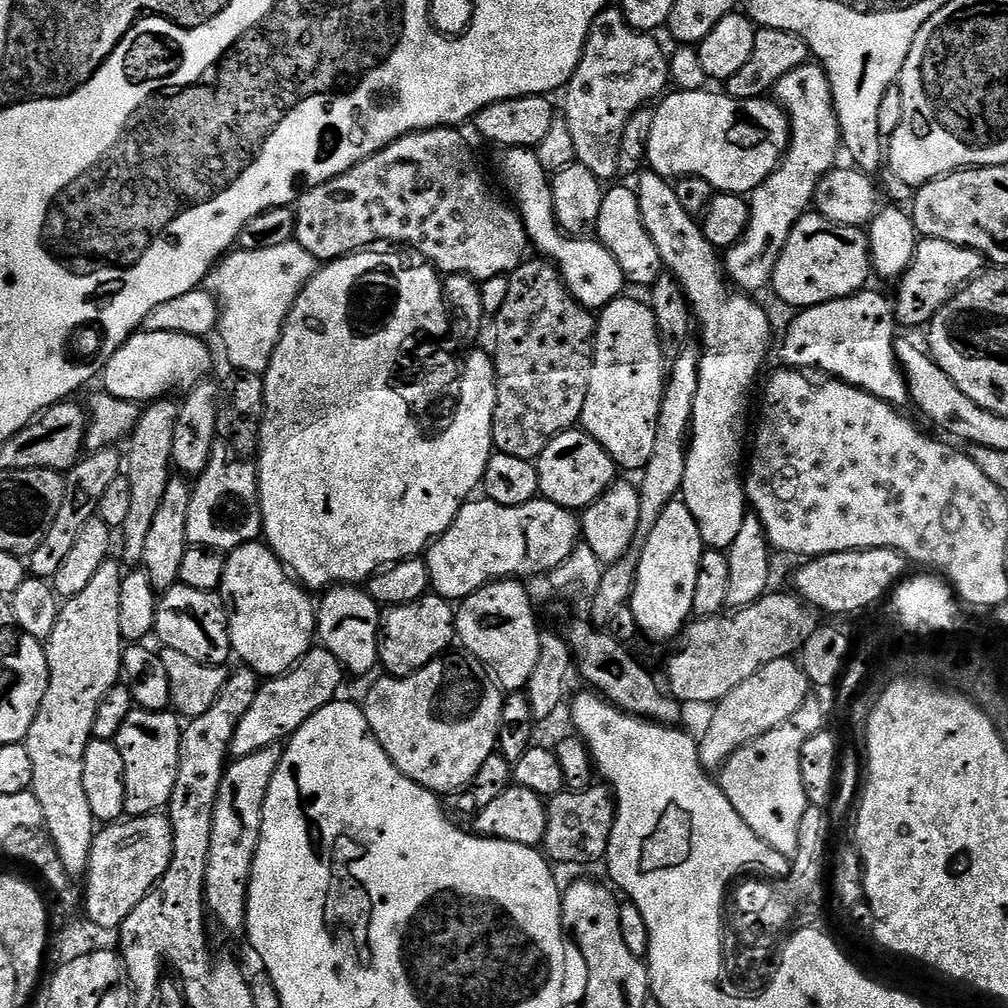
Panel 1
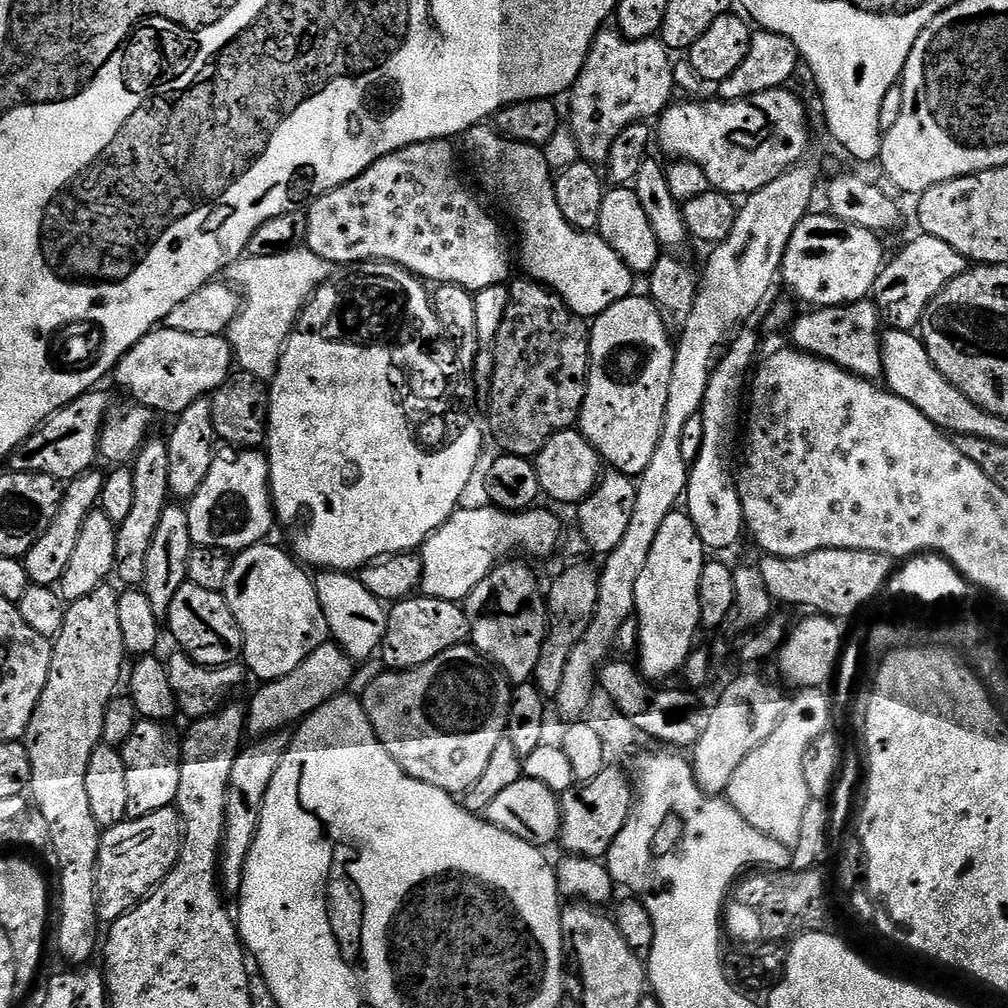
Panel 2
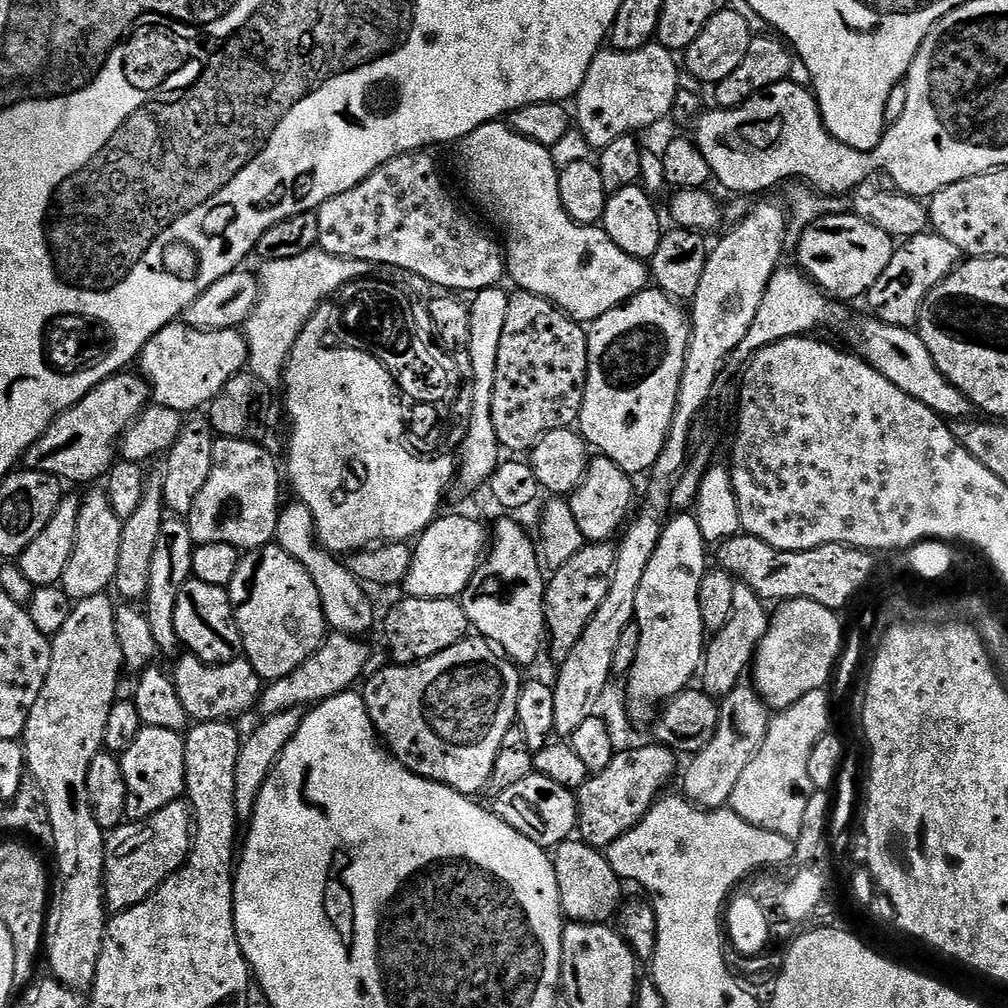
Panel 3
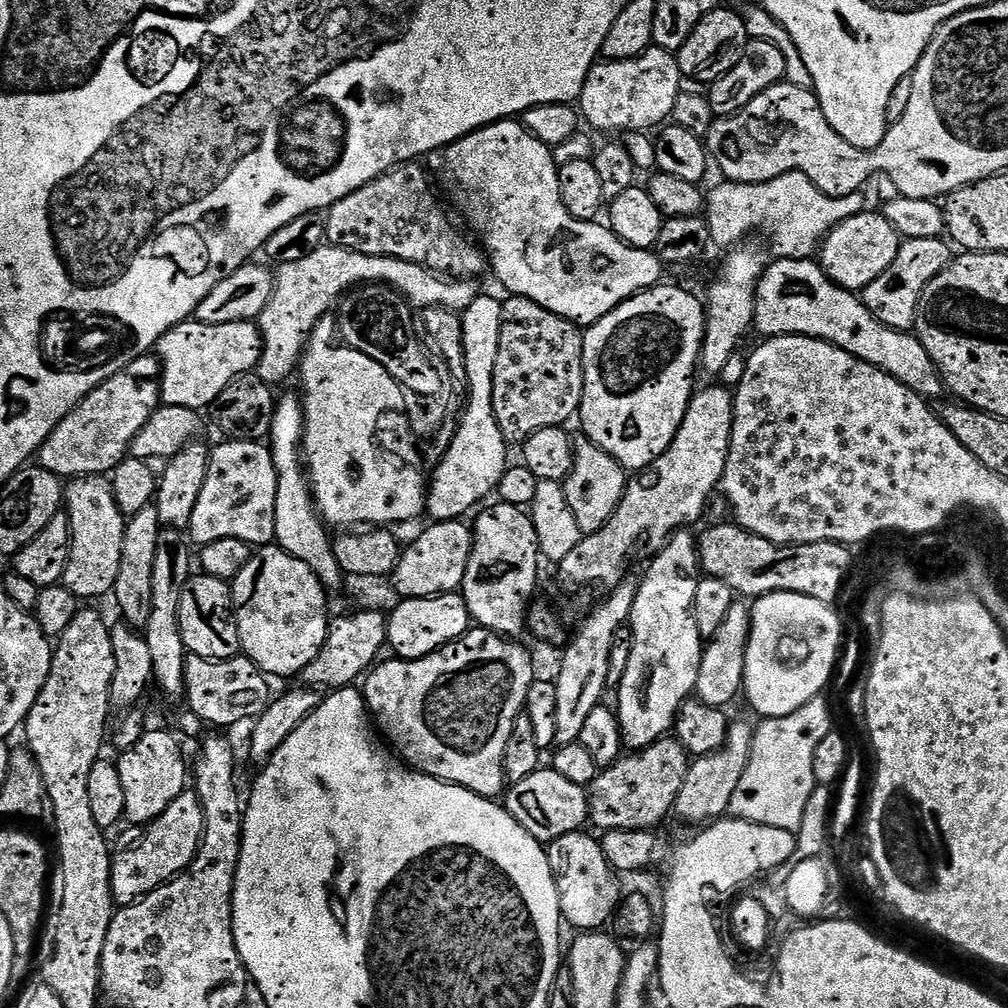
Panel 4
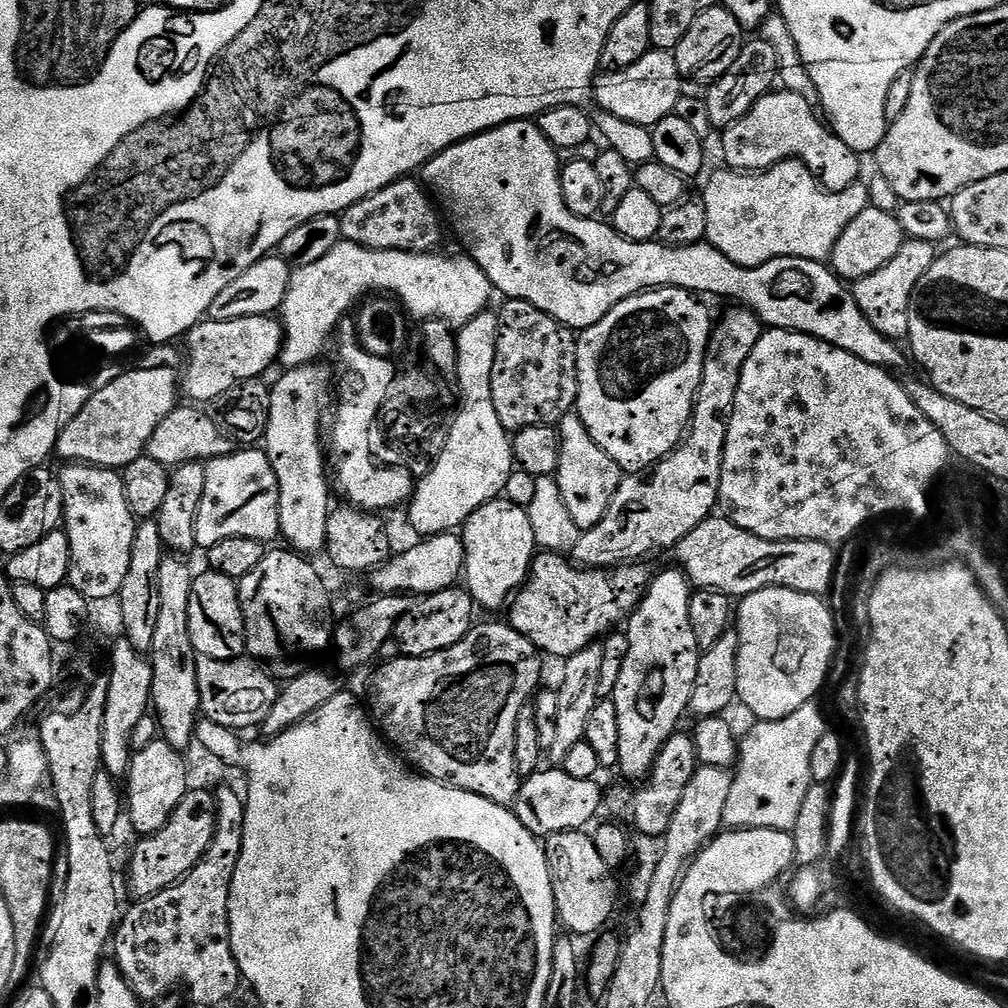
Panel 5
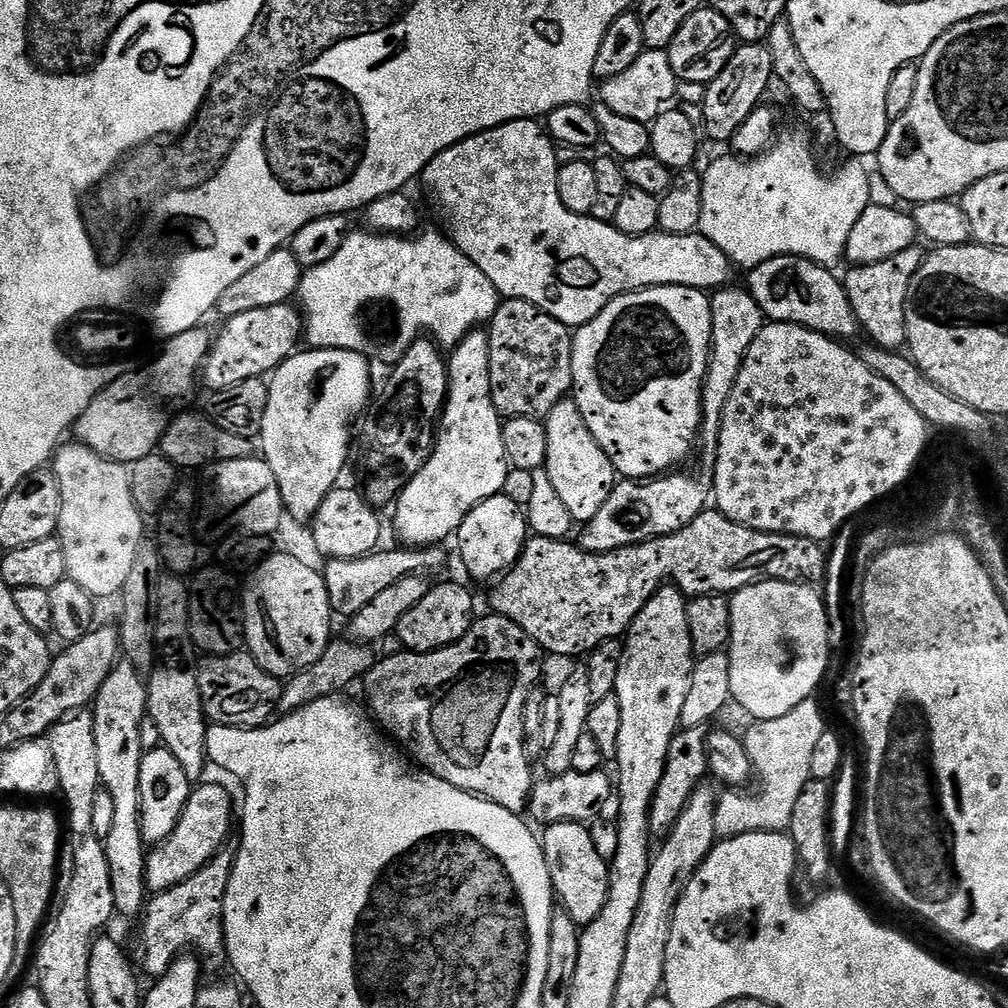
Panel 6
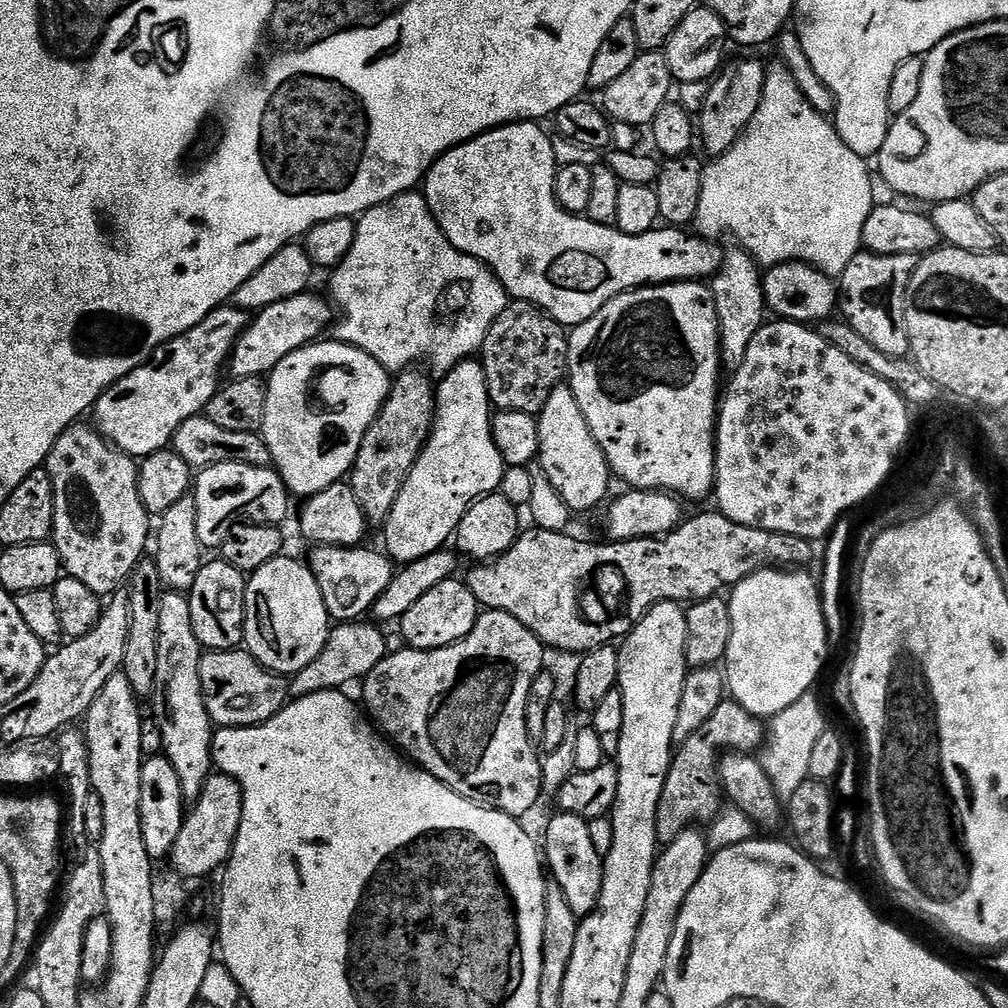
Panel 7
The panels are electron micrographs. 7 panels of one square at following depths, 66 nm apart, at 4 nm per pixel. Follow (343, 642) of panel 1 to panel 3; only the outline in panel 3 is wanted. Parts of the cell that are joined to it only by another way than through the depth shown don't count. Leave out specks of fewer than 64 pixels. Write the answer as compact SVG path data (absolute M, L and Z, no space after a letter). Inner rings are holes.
M285 503L281 507L275 543L286 550L286 554L294 557L306 570L306 574L310 574L310 578L314 578L314 586L318 586L318 598L322 598L327 627L336 634L363 637L363 632L370 631L376 620L376 608L368 597L369 589L358 578L354 578L343 559L337 558L318 543L312 511L302 503L291 503Z

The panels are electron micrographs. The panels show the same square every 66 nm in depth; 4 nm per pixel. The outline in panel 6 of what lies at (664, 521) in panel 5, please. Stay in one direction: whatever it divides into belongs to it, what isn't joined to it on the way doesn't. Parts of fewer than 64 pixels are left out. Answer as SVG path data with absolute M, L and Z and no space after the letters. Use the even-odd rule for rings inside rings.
M725 286L713 291L710 296L712 302L712 349L708 351L708 369L704 375L704 389L700 403L700 435L698 437L700 469L693 476L687 476L686 473L677 471L675 474L661 474L647 482L625 479L623 482L617 483L610 498L606 498L606 506L602 506L602 510L598 510L598 514L591 522L579 529L578 544L585 552L617 552L620 548L634 548L647 540L656 540L659 536L669 536L682 530L682 526L694 522L694 518L698 518L698 514L709 507L710 497L714 492L712 474L716 466L724 411L730 402L730 394L734 394L738 374L742 374L742 362L746 358L750 346L754 346L754 338L758 338L758 334L766 323L764 311L758 306L752 293L748 291L747 287L736 287Z

